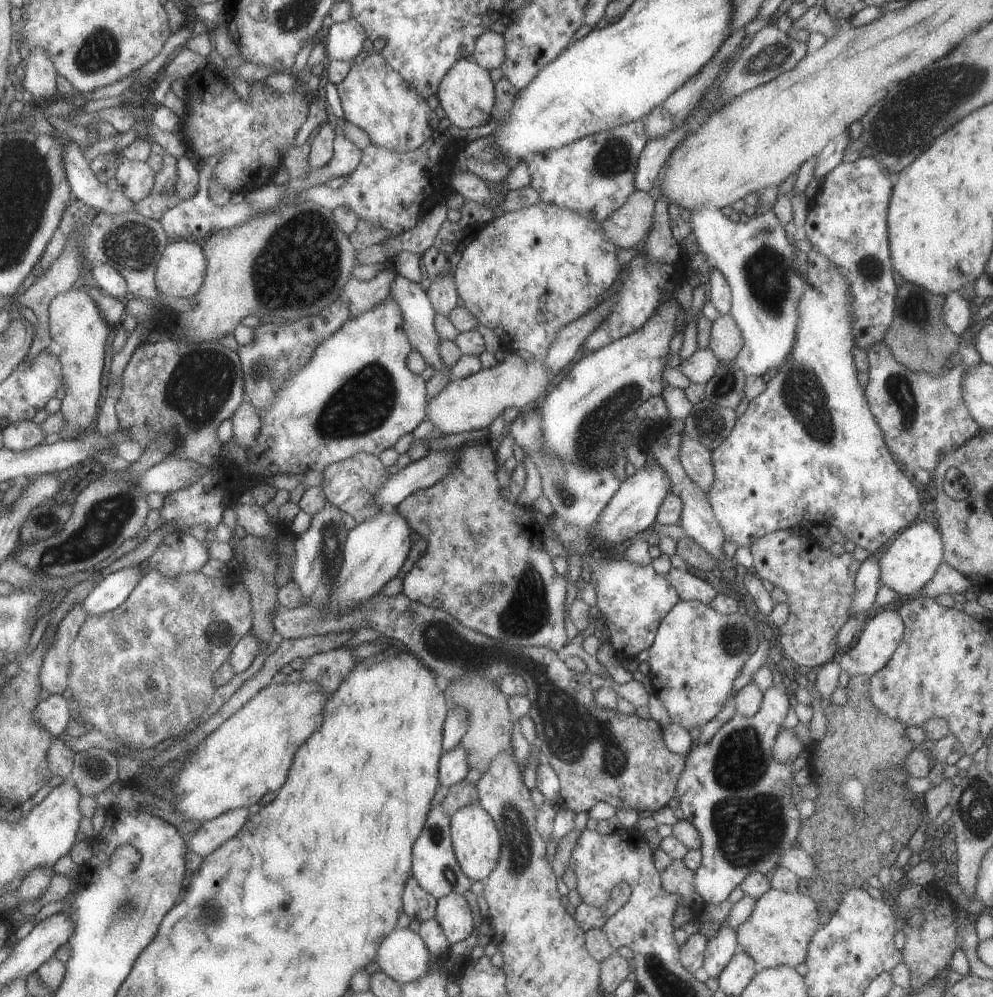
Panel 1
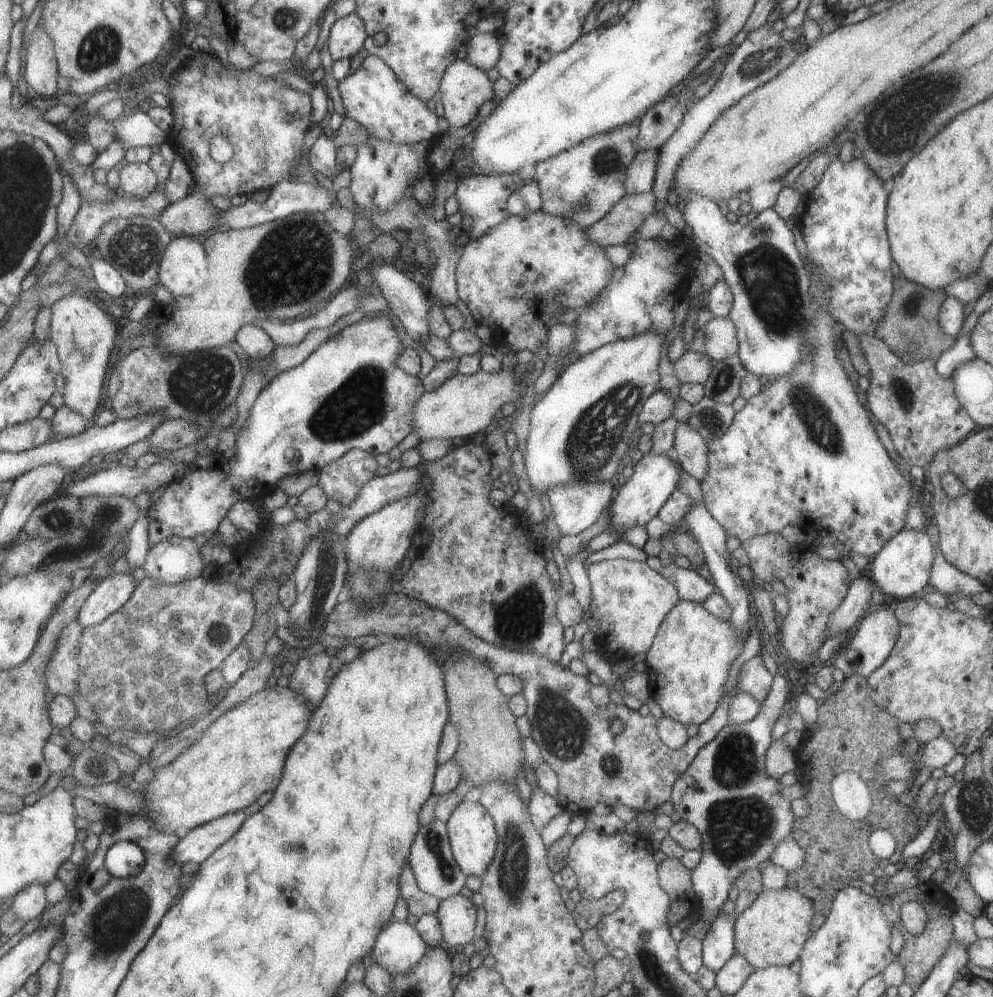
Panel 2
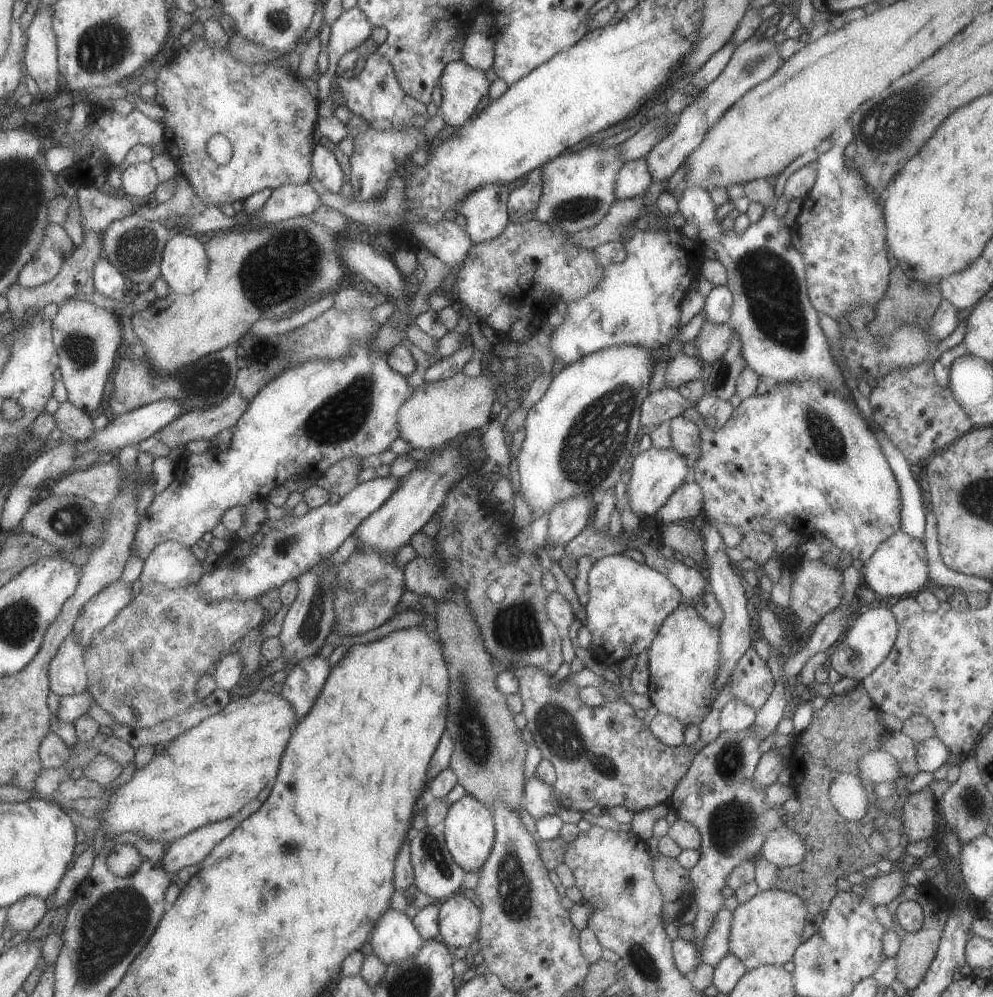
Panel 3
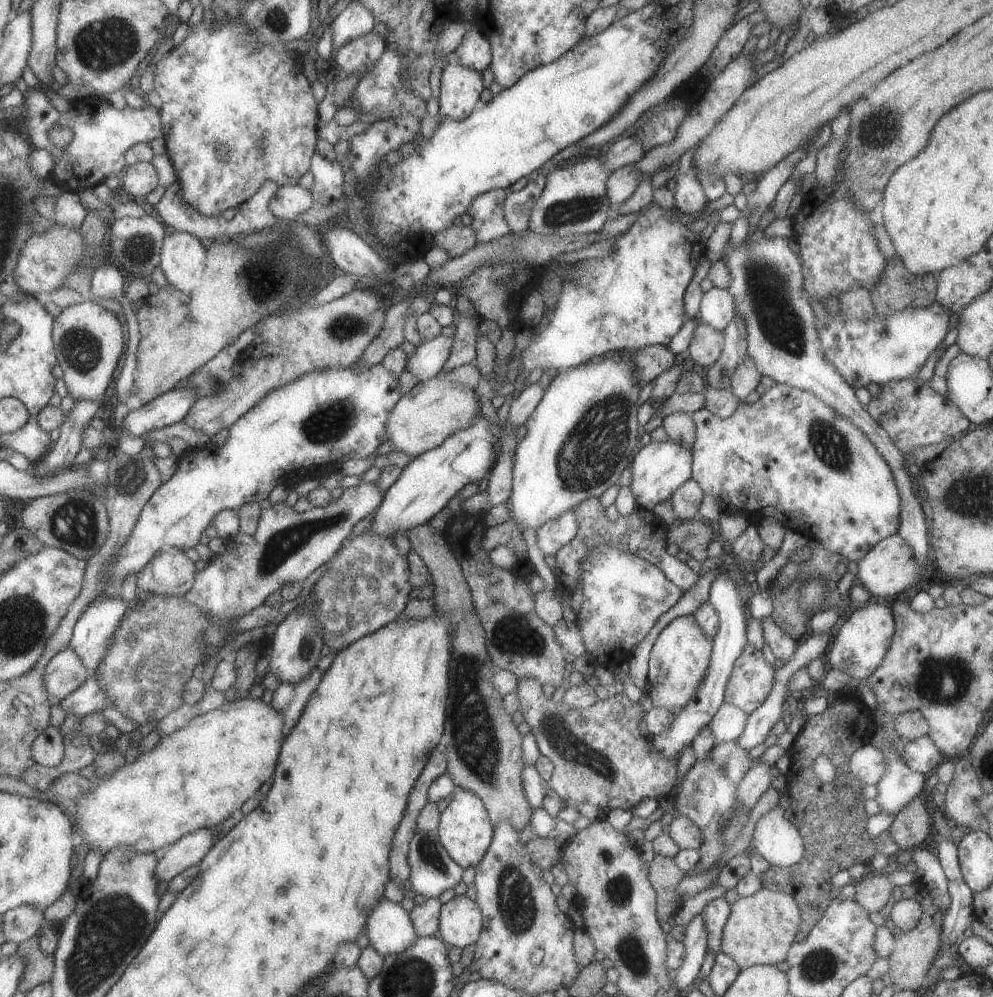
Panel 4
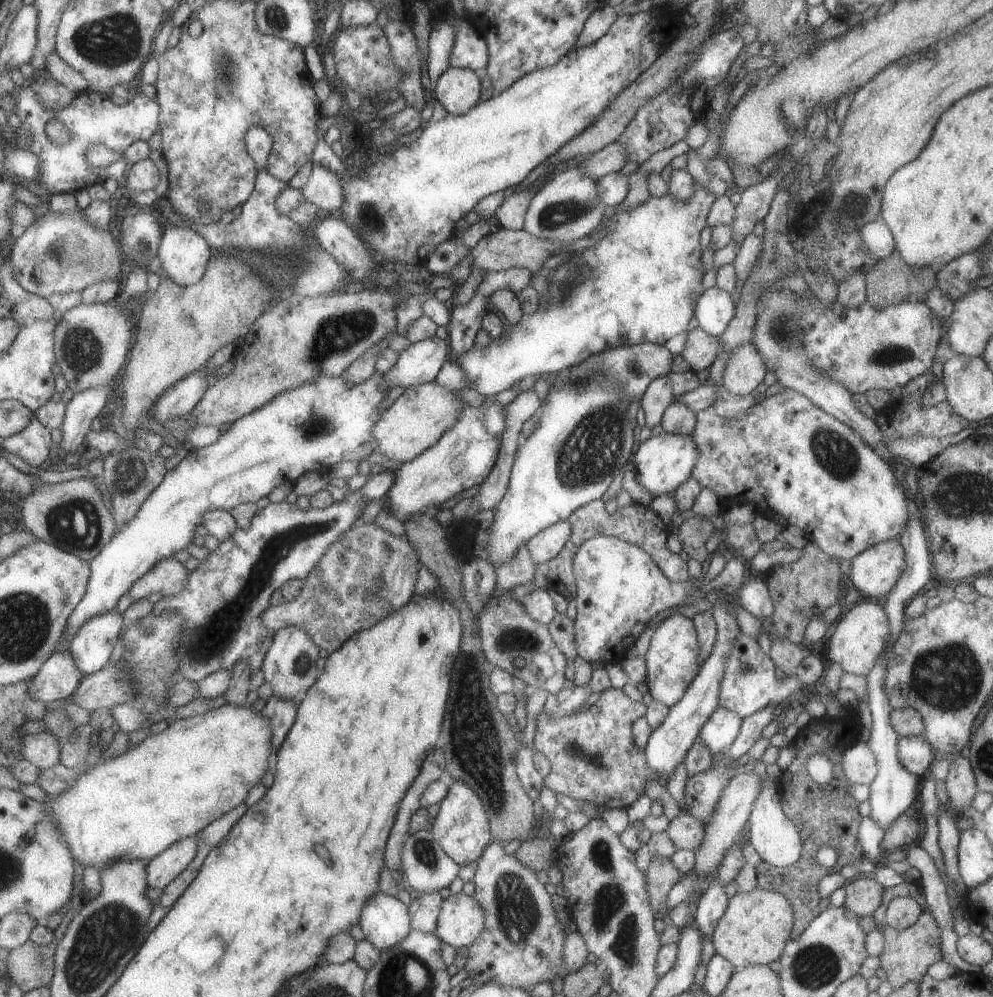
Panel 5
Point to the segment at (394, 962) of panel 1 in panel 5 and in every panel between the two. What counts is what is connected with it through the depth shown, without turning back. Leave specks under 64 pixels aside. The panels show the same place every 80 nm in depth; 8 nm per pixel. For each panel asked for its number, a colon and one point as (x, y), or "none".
2: (398, 947)
3: (393, 938)
4: (388, 928)
5: (384, 920)

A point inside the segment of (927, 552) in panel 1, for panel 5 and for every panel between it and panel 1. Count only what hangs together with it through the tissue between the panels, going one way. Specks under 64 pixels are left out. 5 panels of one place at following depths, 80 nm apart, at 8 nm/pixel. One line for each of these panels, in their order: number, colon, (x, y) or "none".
2: (901, 568)
3: (898, 567)
4: (888, 568)
5: (874, 571)

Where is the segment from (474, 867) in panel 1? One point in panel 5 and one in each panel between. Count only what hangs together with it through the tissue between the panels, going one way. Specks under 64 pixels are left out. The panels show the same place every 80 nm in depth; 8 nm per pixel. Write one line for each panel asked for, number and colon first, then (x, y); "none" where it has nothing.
2: (471, 832)
3: (468, 830)
4: (464, 830)
5: (461, 829)

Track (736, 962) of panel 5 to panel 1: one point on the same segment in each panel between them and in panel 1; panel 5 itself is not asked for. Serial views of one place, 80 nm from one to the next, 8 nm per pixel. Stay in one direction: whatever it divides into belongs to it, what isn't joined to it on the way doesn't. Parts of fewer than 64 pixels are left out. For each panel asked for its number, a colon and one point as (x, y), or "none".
1: (776, 932)
2: (771, 932)
3: (765, 930)
4: (760, 928)

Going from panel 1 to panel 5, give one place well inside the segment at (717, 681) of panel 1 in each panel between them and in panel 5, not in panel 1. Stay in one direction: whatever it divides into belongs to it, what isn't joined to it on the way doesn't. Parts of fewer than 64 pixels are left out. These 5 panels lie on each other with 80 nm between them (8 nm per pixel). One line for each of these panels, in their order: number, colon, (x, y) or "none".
2: (687, 663)
3: (682, 662)
4: (679, 656)
5: (671, 663)

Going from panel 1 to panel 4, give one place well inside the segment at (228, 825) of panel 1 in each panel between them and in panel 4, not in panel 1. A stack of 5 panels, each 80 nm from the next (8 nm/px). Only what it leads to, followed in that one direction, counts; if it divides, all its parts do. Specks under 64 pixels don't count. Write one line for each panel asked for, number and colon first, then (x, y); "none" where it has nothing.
2: (199, 843)
3: (190, 850)
4: (180, 856)

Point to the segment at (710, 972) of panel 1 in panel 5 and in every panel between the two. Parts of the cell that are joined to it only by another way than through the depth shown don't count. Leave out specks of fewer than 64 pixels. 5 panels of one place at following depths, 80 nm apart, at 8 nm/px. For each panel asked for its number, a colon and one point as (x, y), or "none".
2: (717, 946)
3: (715, 946)
4: (714, 913)
5: (712, 902)

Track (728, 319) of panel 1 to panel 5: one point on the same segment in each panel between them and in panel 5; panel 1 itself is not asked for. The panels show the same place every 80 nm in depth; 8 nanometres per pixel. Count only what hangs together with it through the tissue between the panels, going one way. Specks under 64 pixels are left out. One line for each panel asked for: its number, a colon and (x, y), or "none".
2: (720, 341)
3: (710, 344)
4: (706, 344)
5: (699, 351)

